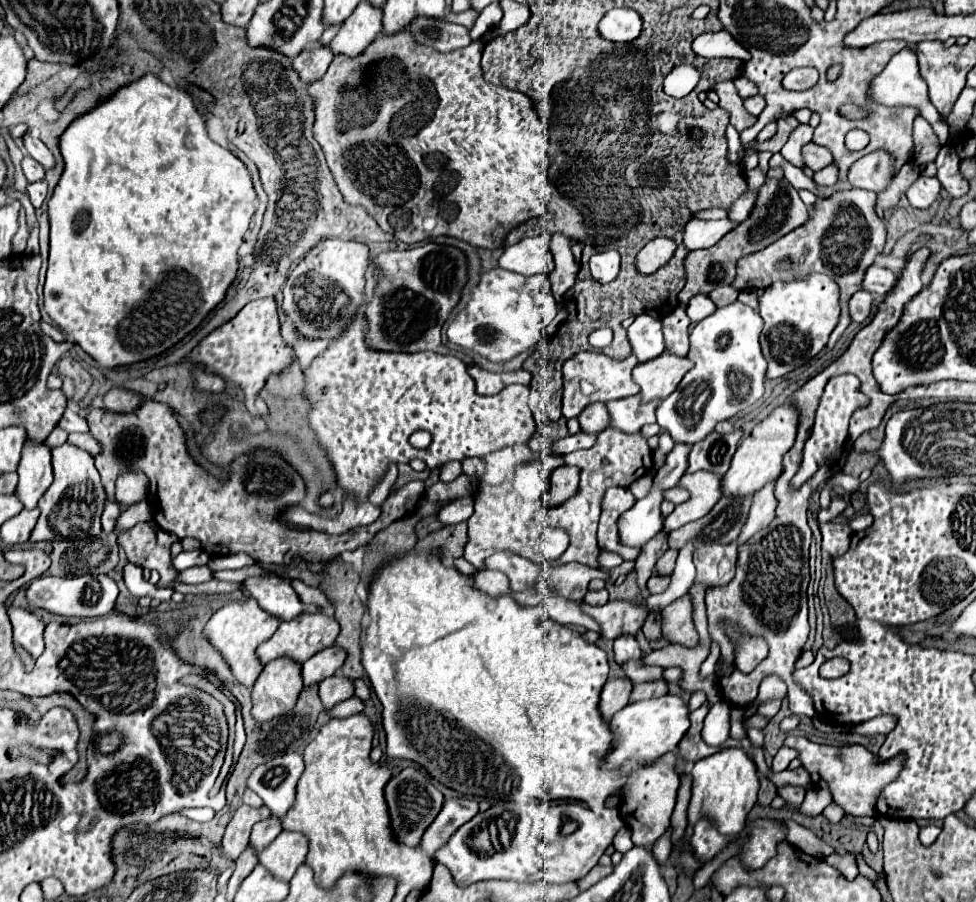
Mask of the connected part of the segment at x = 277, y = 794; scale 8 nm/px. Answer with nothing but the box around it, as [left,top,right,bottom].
[248,753,304,819]

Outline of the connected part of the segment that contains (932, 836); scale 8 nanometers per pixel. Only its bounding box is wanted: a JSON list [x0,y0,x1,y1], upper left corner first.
[920,825,941,845]

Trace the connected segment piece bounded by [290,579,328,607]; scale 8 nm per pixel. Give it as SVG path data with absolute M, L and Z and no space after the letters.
M290 579L294 591L298 593L298 597L304 601L304 603L312 603L312 605L322 605L322 607L328 607L328 599L326 595L318 589L318 587L308 587L306 583L302 583L300 579Z

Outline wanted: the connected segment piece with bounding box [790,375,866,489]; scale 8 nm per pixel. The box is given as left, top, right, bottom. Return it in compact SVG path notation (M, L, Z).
M840 375L828 381L820 405L814 413L814 425L810 431L810 437L806 439L804 451L802 451L802 463L798 467L796 477L790 481L792 489L802 487L822 465L830 465L830 467L838 467L846 441L848 441L848 421L850 415L860 407L866 405L866 397L860 393L860 381L854 375Z

